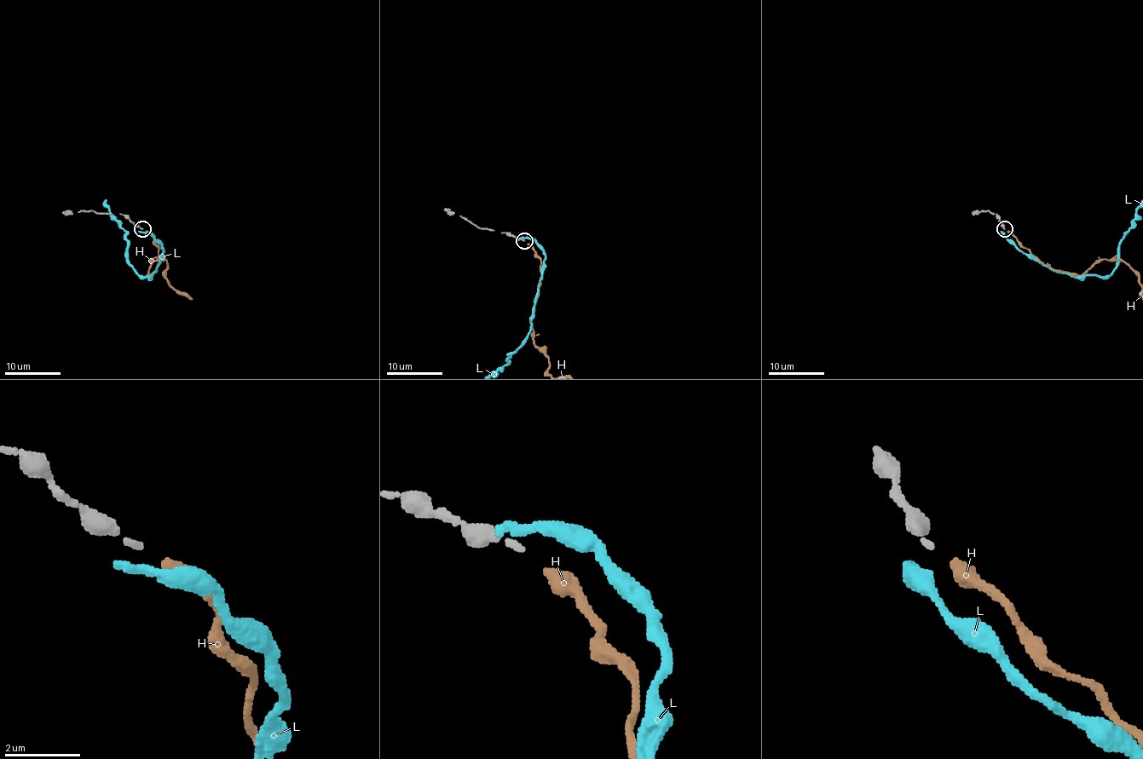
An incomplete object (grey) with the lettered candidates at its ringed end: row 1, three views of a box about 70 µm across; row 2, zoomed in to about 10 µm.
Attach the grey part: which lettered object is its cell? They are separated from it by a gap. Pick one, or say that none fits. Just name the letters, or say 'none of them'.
none of them

